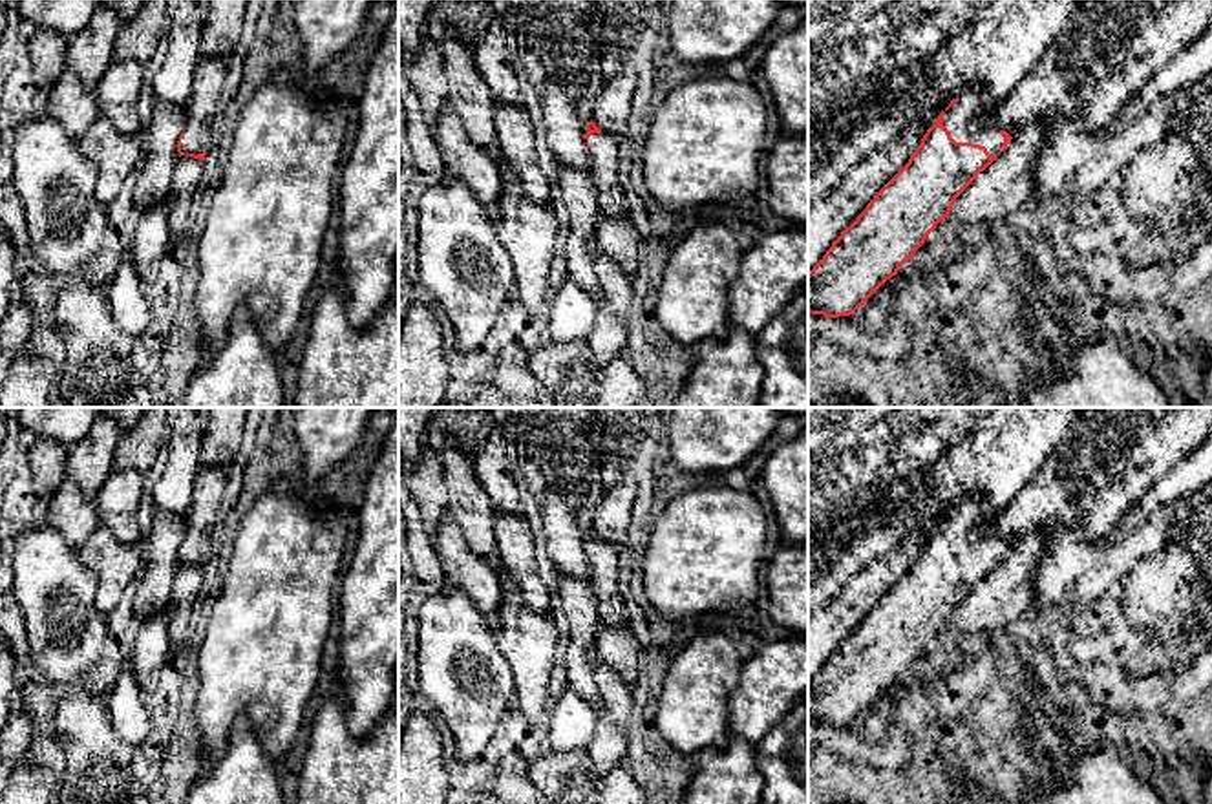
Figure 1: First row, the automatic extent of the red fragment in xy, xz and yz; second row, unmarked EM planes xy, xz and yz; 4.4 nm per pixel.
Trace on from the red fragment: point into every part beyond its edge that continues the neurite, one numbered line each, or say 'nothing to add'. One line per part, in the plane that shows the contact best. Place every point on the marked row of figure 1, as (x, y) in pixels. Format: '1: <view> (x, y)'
1: yz (967, 121)

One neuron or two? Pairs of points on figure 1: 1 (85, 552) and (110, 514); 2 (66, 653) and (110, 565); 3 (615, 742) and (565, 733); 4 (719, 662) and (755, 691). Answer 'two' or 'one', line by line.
1: two
2: two
3: two
4: two

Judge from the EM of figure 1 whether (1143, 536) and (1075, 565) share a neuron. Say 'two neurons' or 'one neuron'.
one neuron

